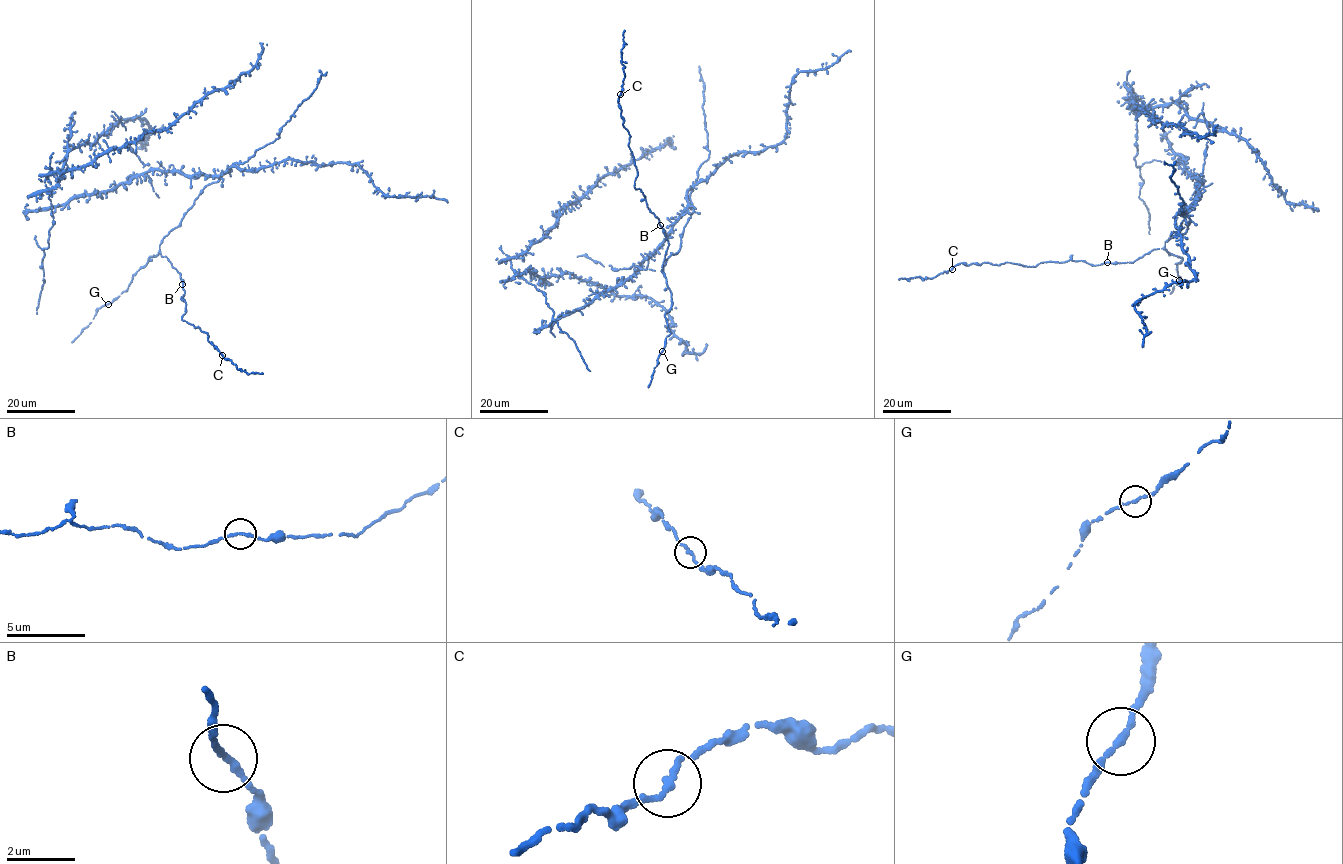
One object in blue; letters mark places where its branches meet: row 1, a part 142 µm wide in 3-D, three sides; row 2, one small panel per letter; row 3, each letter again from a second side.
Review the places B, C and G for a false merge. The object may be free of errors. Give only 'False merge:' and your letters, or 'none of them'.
False merge: none of them

